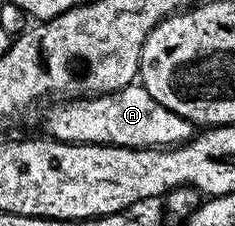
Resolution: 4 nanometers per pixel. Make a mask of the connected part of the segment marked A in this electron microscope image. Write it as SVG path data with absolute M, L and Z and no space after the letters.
M131 83L115 93L103 93L89 99L62 99L51 105L54 106L46 113L45 132L56 141L73 141L79 145L126 145L130 149L153 149L181 145L196 133L195 126L188 119L156 103L156 99L148 95L141 83Z

